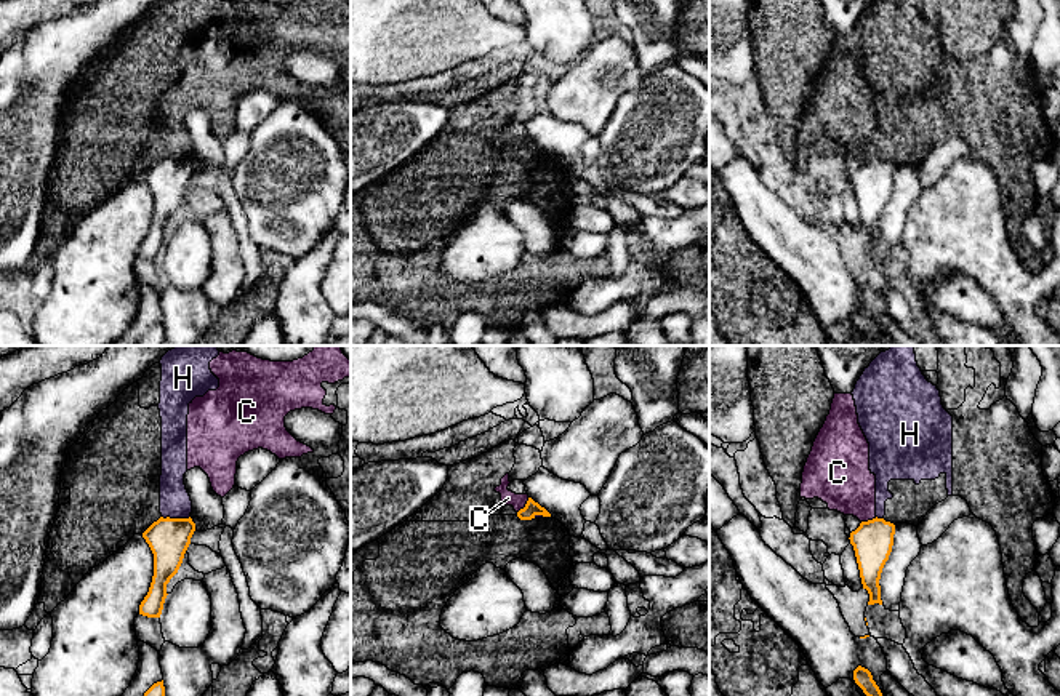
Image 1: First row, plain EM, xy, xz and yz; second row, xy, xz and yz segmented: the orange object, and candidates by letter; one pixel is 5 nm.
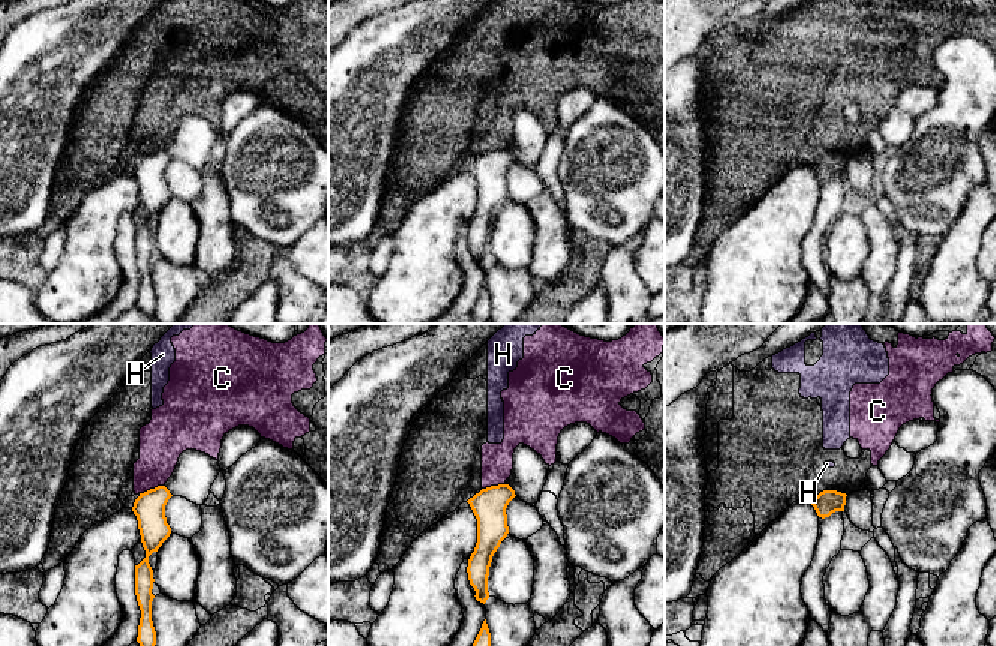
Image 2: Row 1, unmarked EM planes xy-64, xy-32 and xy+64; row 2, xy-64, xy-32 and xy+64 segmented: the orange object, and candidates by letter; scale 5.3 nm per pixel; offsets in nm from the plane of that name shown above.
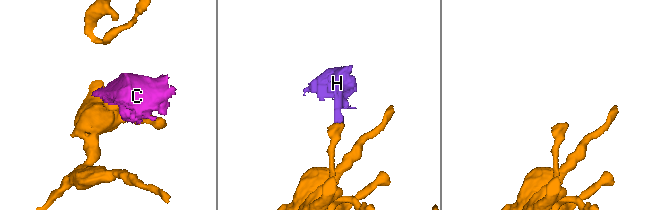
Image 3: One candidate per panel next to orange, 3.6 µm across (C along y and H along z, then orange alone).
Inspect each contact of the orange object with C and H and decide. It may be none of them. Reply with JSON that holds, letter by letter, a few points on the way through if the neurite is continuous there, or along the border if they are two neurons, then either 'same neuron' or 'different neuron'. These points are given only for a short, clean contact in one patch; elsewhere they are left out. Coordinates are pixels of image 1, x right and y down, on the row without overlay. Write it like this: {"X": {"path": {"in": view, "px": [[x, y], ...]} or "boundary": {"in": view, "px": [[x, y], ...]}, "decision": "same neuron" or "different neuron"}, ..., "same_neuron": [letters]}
{"C": {"boundary": {"in": "xz", "px": [[529, 140], [517, 154]]}, "decision": "different neuron"}, "H": {"boundary": {"in": "xy", "px": [[162, 157], [189, 159]]}, "decision": "different neuron"}, "same_neuron": []}

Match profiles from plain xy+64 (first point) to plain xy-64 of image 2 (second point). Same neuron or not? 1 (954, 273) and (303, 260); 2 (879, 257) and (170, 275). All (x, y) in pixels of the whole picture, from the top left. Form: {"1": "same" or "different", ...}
{"1": "different", "2": "same"}

